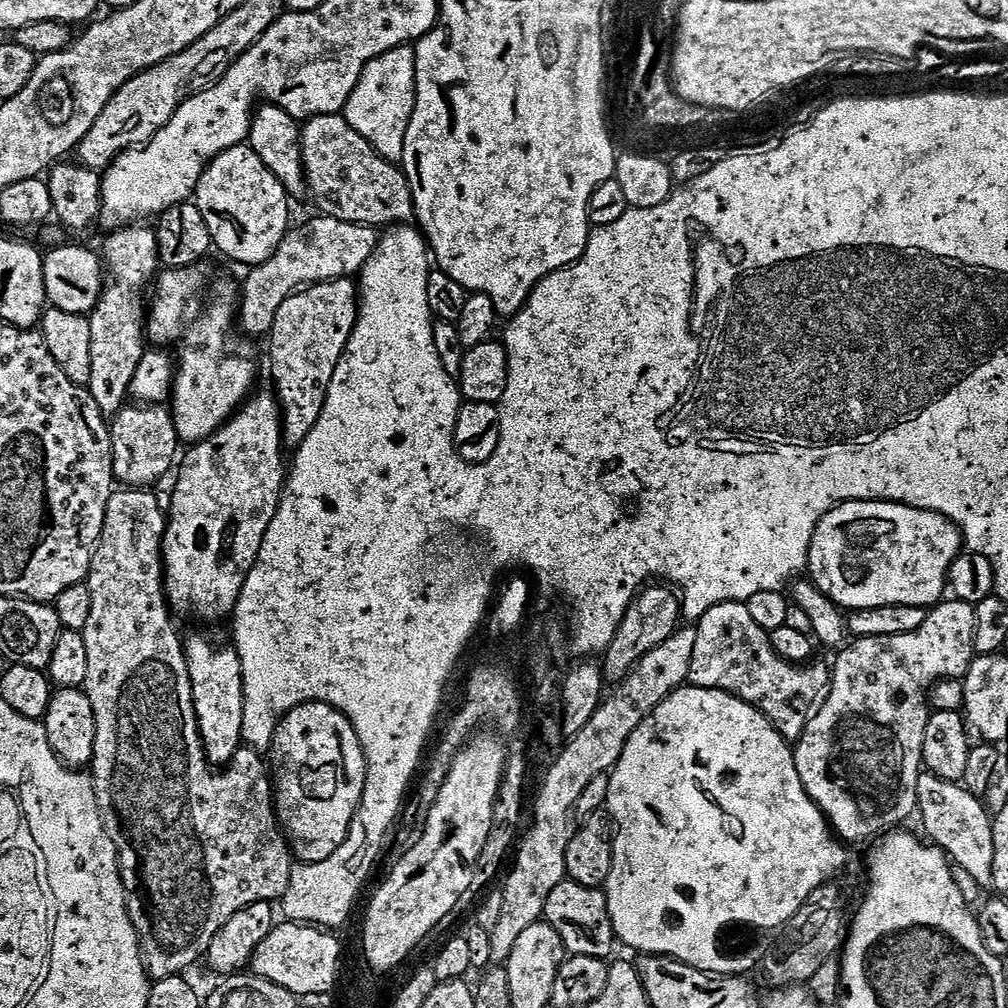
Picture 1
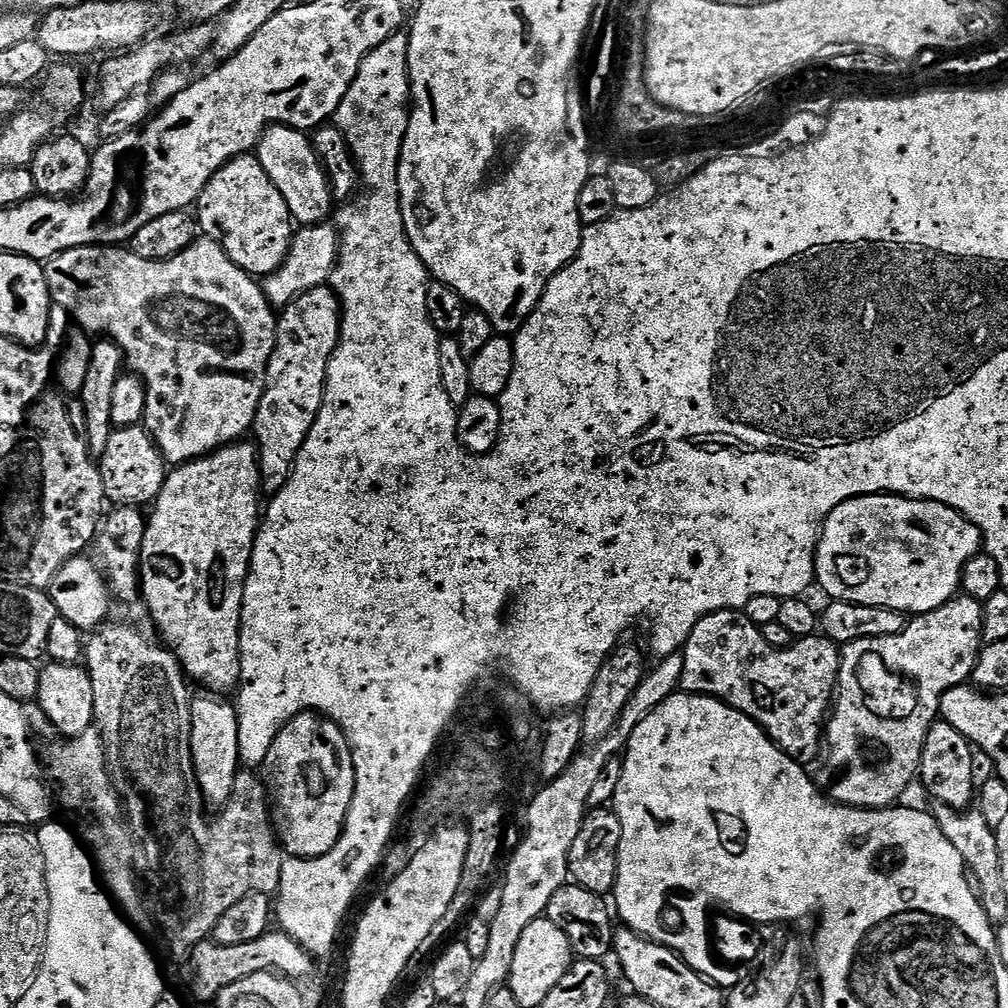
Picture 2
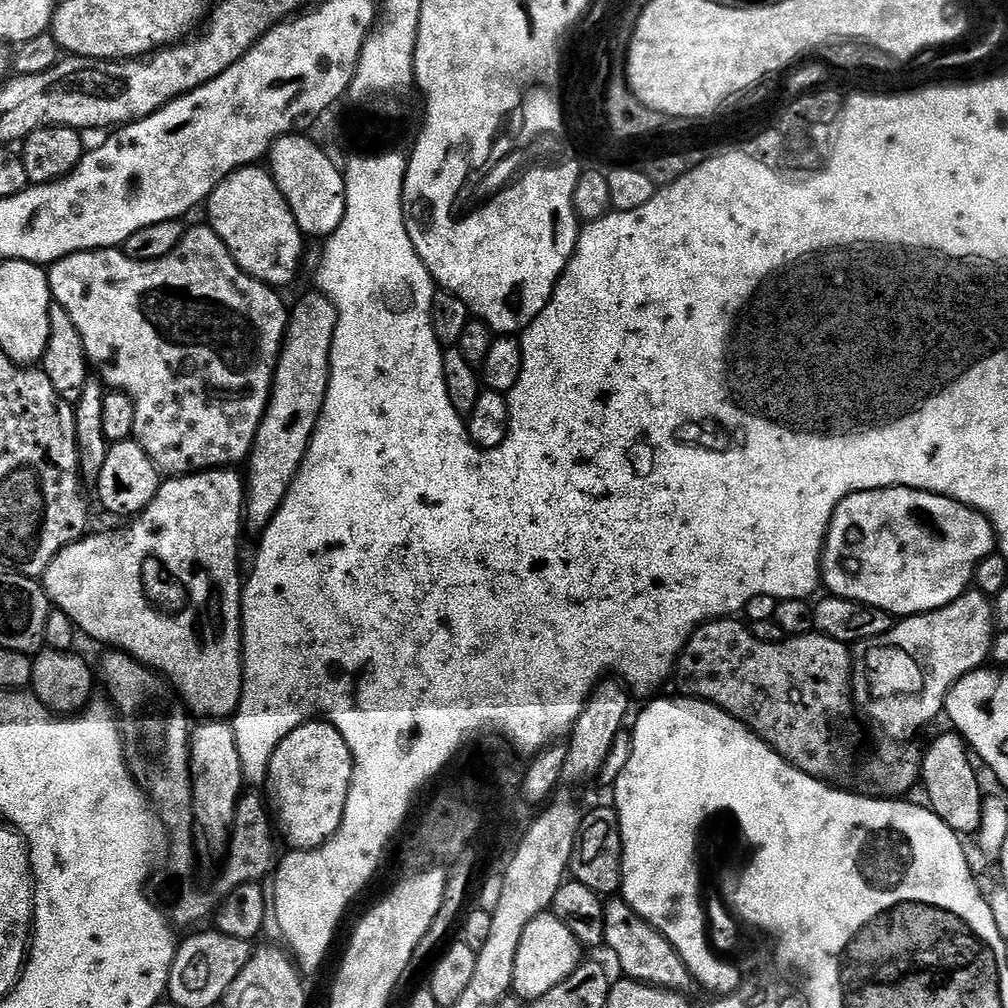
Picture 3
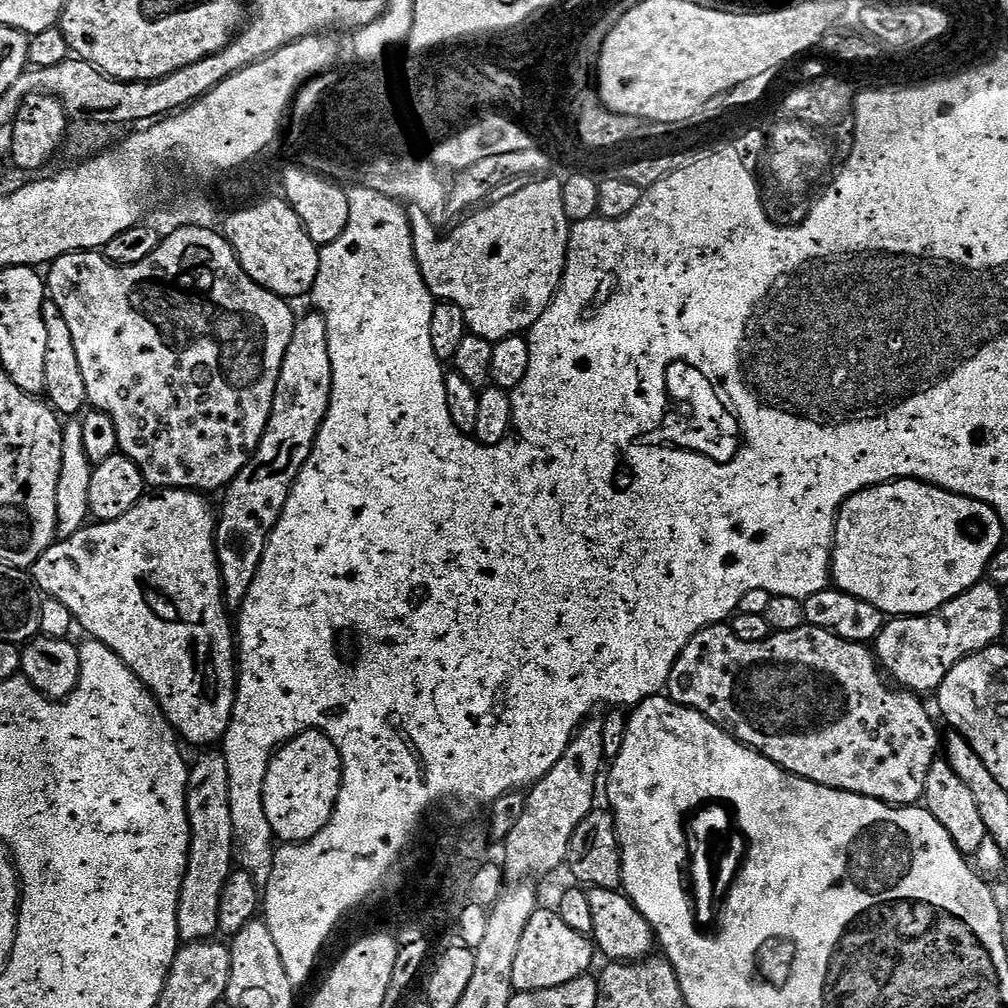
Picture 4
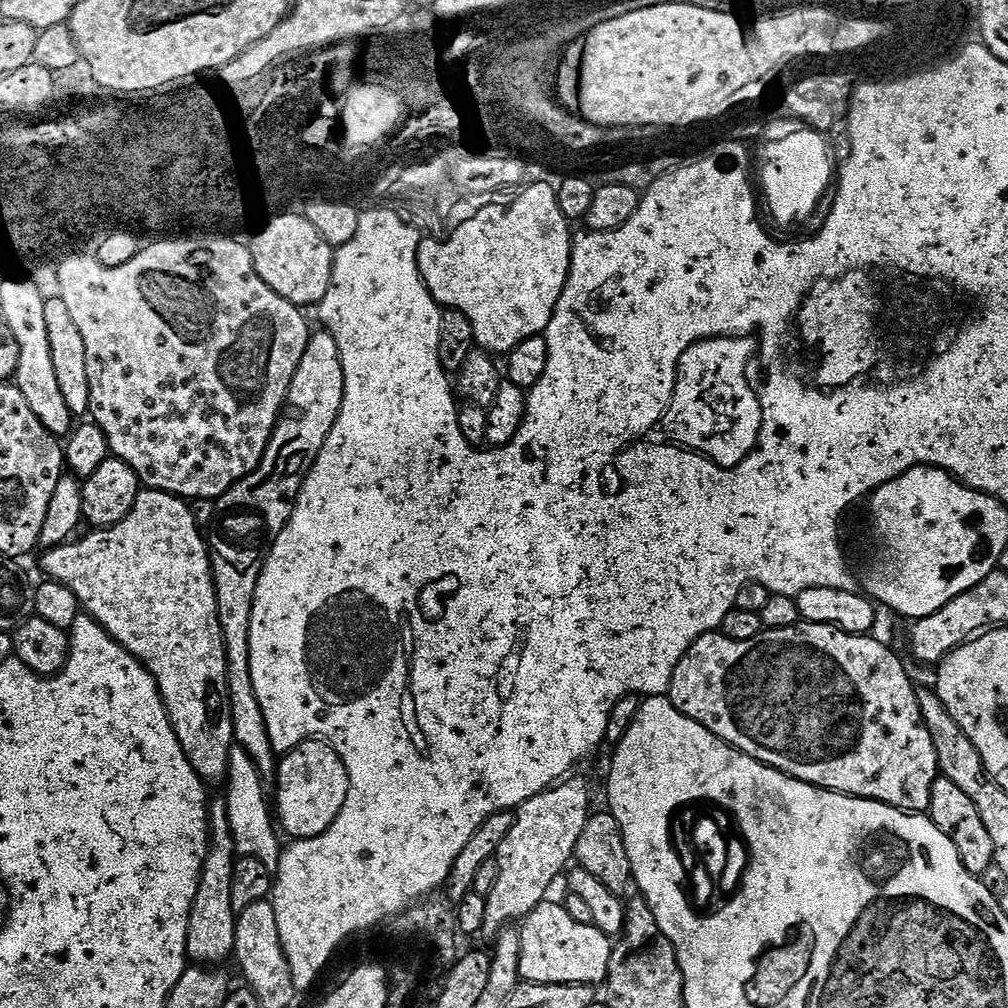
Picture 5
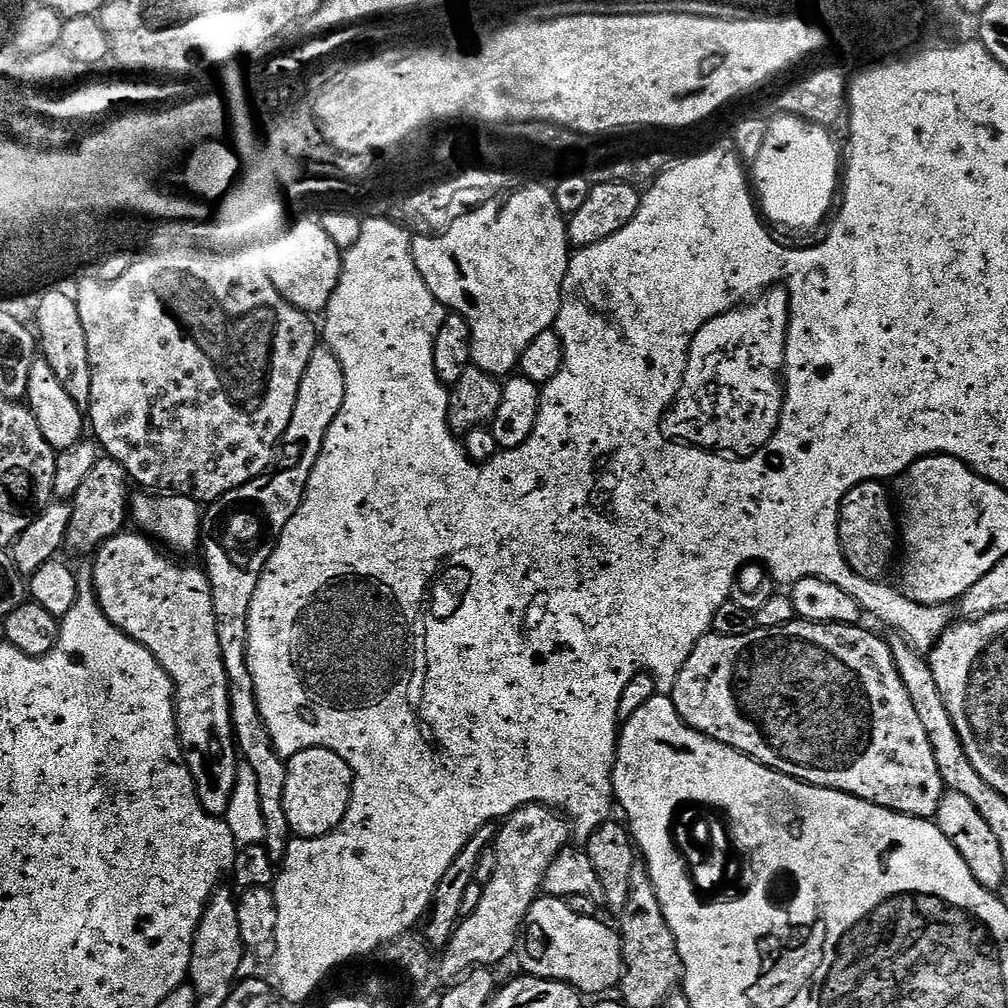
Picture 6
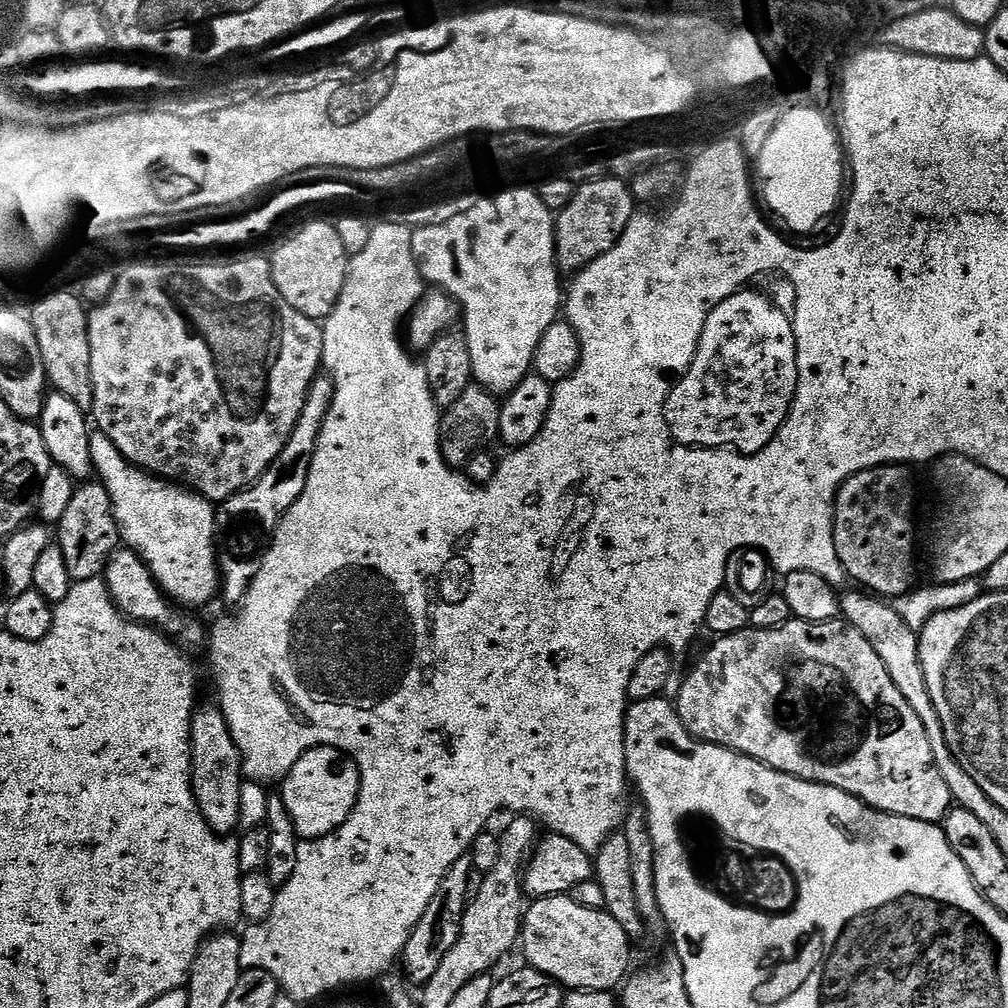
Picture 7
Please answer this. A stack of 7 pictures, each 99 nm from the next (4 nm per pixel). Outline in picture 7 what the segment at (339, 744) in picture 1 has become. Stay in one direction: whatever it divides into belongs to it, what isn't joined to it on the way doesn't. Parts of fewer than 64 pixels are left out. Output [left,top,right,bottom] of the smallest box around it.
[284,748,360,840]

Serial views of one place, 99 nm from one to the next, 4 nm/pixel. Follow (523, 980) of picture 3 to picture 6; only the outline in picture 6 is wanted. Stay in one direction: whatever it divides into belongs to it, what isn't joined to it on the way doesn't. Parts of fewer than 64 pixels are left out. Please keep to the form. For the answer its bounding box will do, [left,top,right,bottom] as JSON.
[518,895,624,997]

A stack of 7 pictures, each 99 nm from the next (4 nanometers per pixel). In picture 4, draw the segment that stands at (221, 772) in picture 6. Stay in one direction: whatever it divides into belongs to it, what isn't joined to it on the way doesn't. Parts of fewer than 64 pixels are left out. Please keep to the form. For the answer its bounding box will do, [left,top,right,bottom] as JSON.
[30,488,238,744]

